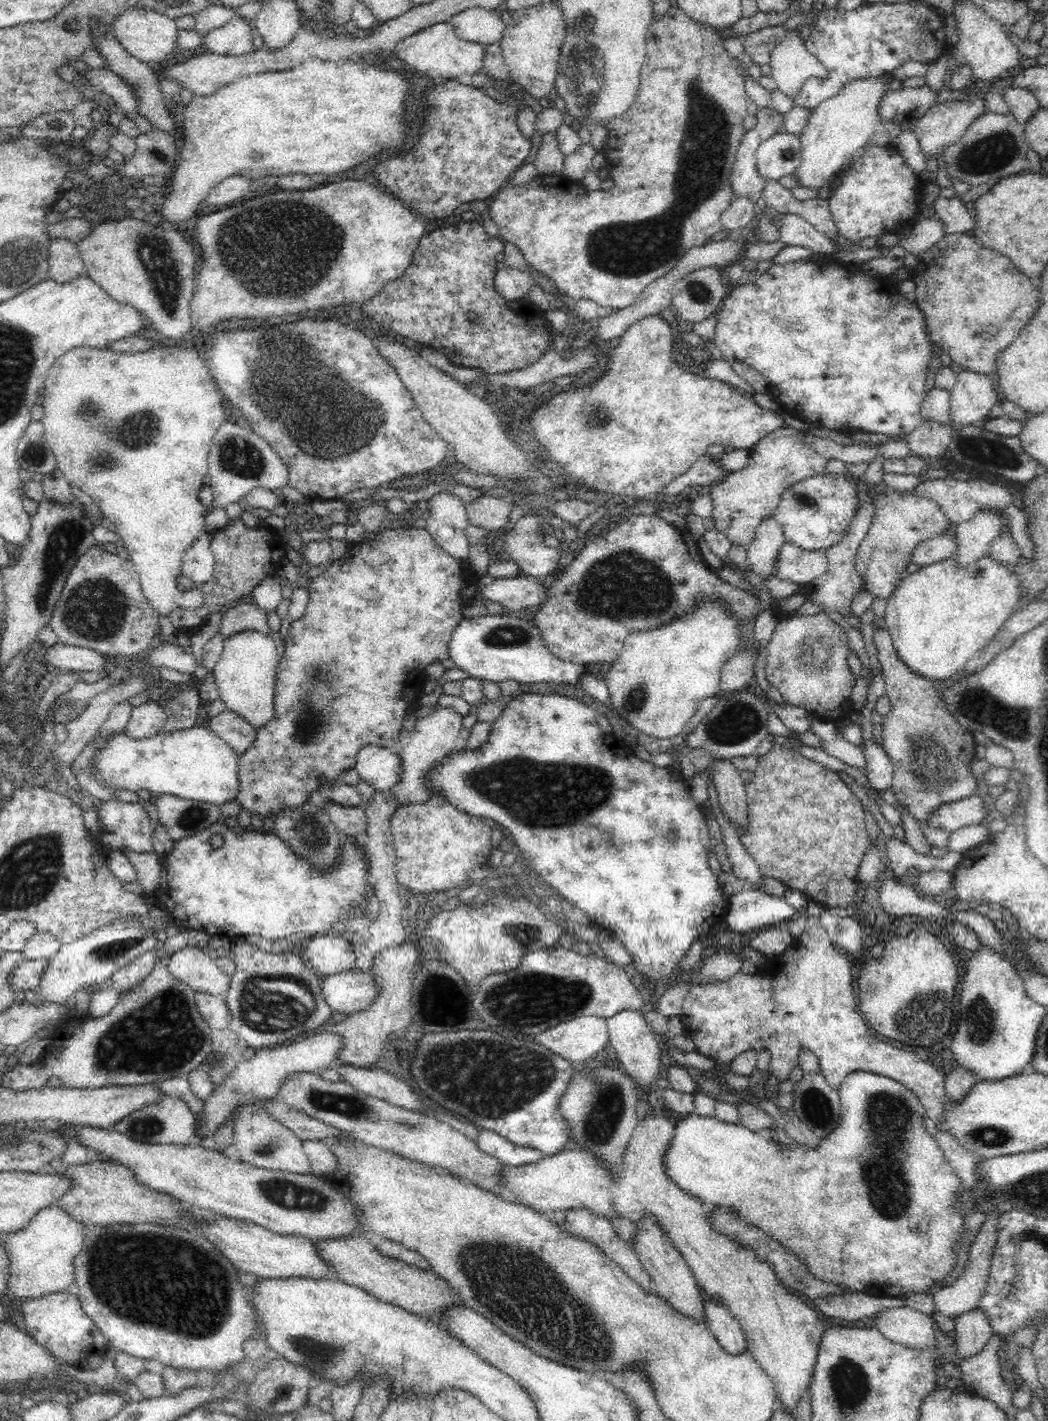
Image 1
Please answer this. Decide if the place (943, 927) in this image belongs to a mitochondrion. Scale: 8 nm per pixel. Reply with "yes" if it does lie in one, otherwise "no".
no

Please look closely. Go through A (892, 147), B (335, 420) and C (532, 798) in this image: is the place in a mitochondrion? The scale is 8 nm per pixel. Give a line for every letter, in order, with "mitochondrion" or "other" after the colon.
A: other
B: mitochondrion
C: mitochondrion

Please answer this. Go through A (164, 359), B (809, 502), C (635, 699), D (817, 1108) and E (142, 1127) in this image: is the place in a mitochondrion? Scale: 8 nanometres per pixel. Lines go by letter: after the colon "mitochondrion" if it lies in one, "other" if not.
A: other
B: mitochondrion
C: mitochondrion
D: mitochondrion
E: mitochondrion

